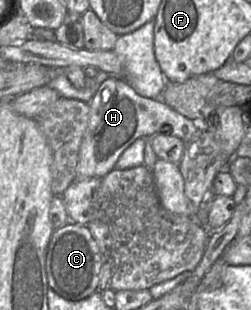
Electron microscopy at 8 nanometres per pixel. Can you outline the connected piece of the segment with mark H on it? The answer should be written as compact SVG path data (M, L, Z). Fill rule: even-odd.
M109 77L102 82L97 92L89 103L90 112L88 125L83 136L80 149L79 160L76 168L76 178L98 177L104 178L110 171L115 169L115 164L121 154L138 138L152 138L162 132L162 126L167 124L171 127L170 135L182 139L184 142L197 138L203 131L200 123L192 121L181 115L170 106L165 104L160 98L149 99L139 95L122 78Z

